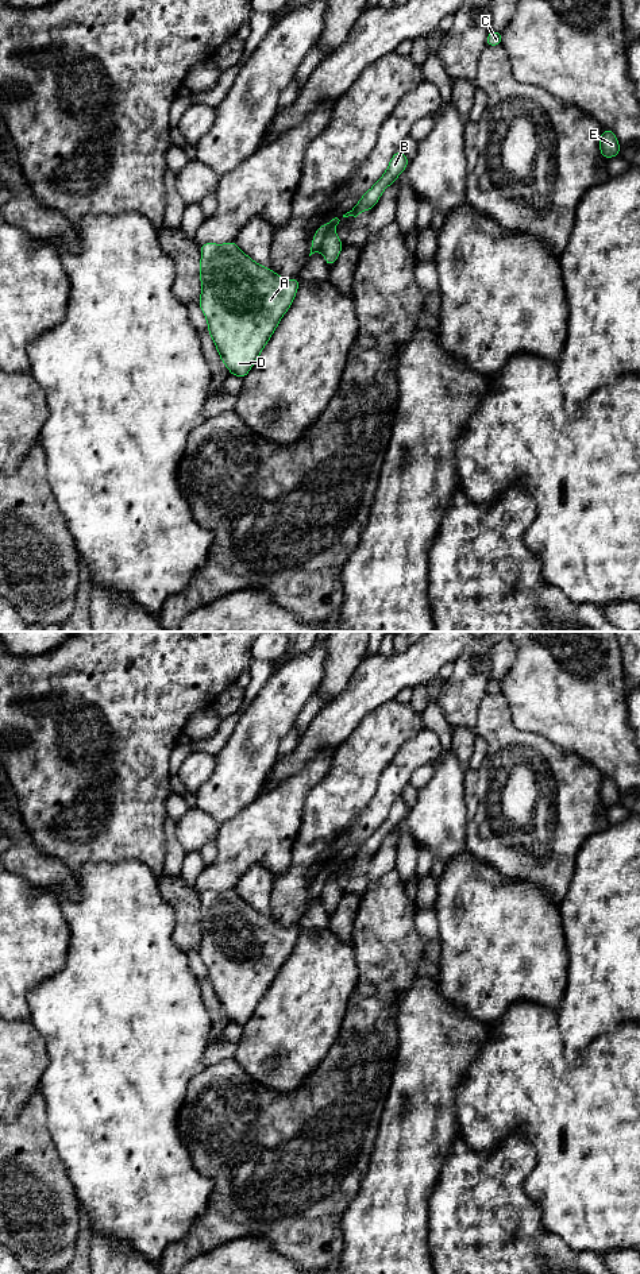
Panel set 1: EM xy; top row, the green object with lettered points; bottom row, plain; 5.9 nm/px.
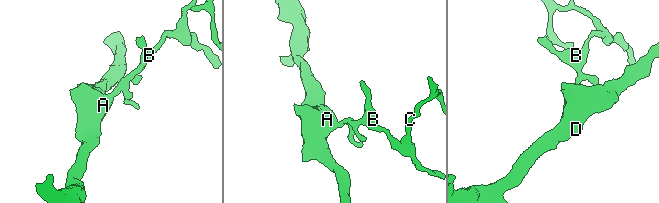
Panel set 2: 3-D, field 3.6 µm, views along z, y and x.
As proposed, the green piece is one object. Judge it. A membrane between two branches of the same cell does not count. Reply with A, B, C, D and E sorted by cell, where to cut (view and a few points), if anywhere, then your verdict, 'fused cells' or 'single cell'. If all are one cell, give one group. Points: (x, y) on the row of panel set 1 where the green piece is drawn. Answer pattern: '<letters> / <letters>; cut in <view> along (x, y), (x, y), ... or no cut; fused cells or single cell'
A D / B C E; cut in xy along (327, 224), (319, 248); fused cells

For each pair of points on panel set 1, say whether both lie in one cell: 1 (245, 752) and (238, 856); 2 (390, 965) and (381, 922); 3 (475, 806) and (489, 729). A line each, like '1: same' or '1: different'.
1: different
2: same
3: same

